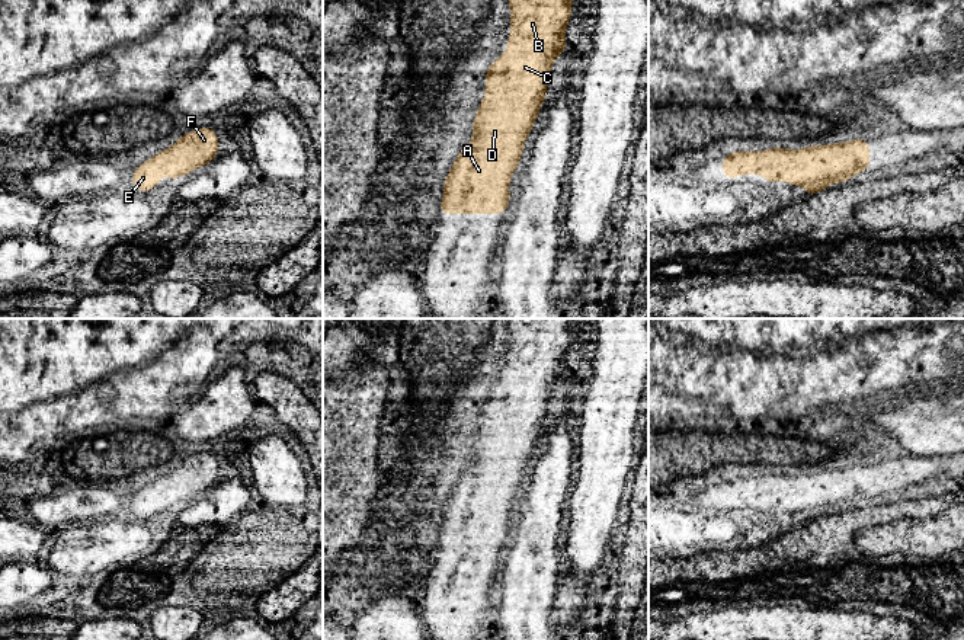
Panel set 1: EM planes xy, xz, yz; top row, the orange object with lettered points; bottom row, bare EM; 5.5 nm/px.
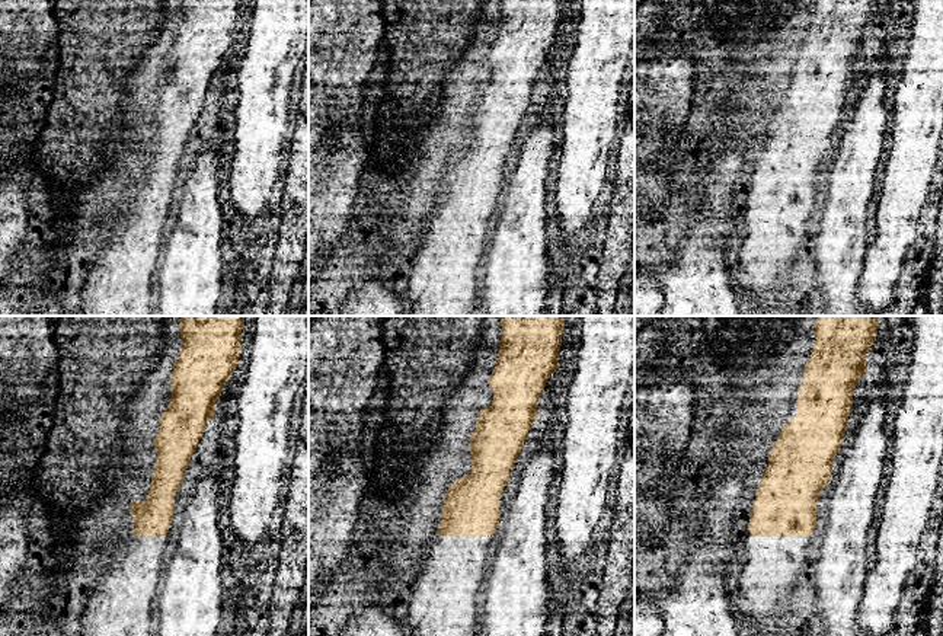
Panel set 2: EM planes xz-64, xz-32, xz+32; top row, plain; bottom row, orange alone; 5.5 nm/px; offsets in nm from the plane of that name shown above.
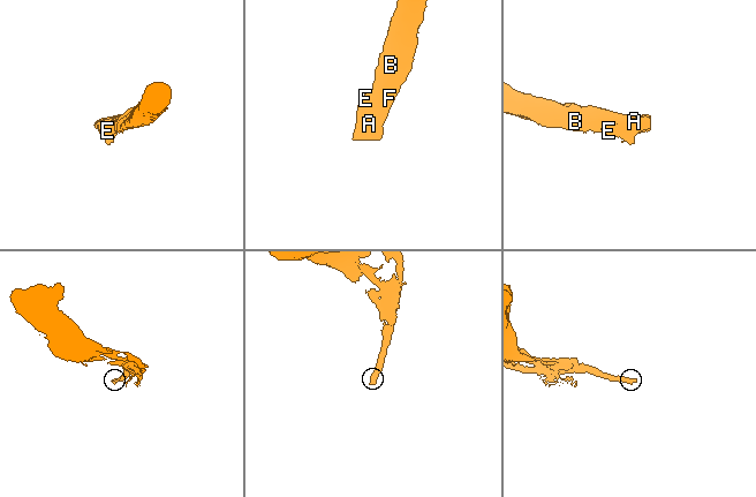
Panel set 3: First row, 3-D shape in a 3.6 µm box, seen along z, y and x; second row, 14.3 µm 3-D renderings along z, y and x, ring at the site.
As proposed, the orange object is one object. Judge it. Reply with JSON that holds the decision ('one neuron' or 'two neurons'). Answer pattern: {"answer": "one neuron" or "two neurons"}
{"answer": "one neuron"}

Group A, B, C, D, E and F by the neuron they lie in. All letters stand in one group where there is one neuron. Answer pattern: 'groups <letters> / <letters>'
groups A B C D E F

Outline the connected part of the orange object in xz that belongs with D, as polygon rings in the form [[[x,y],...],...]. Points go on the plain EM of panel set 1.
[[[510,319],[506,380],[499,380],[486,397],[486,420],[473,448],[475,463],[461,476],[445,505],[441,540],[502,540],[507,535],[509,505],[547,423],[553,388],[567,375],[564,359],[573,324],[573,319]]]

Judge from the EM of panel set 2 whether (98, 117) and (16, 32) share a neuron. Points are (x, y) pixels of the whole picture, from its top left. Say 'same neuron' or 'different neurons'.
different neurons

